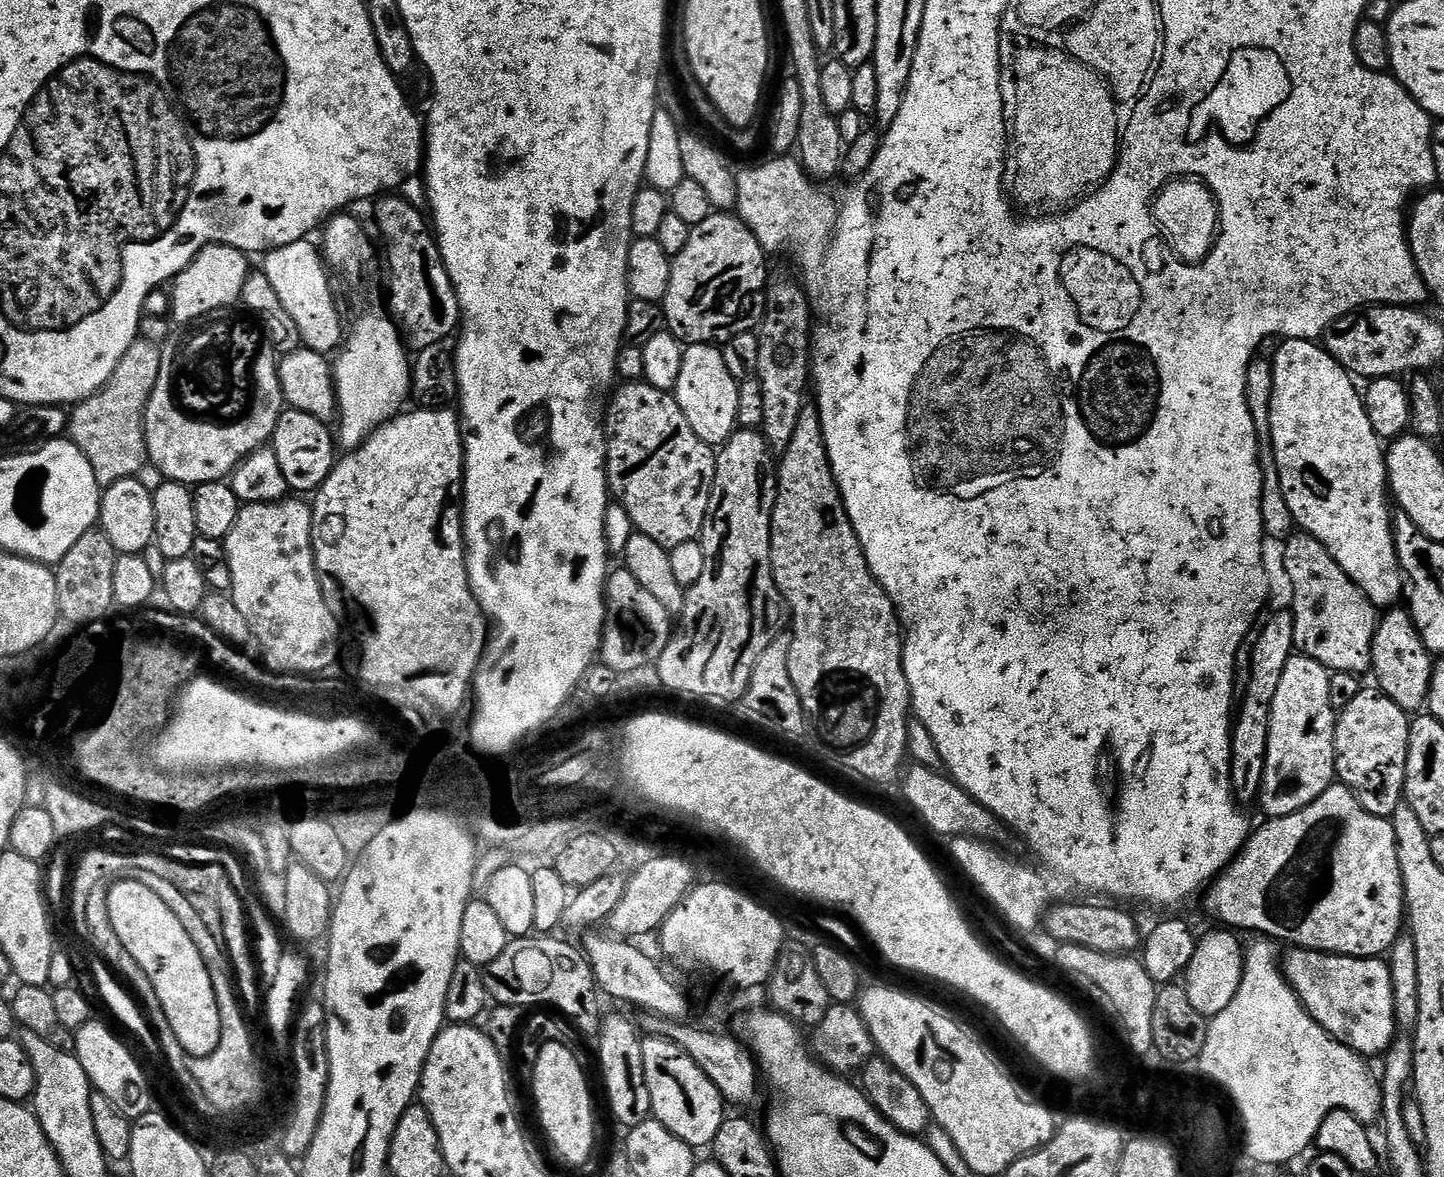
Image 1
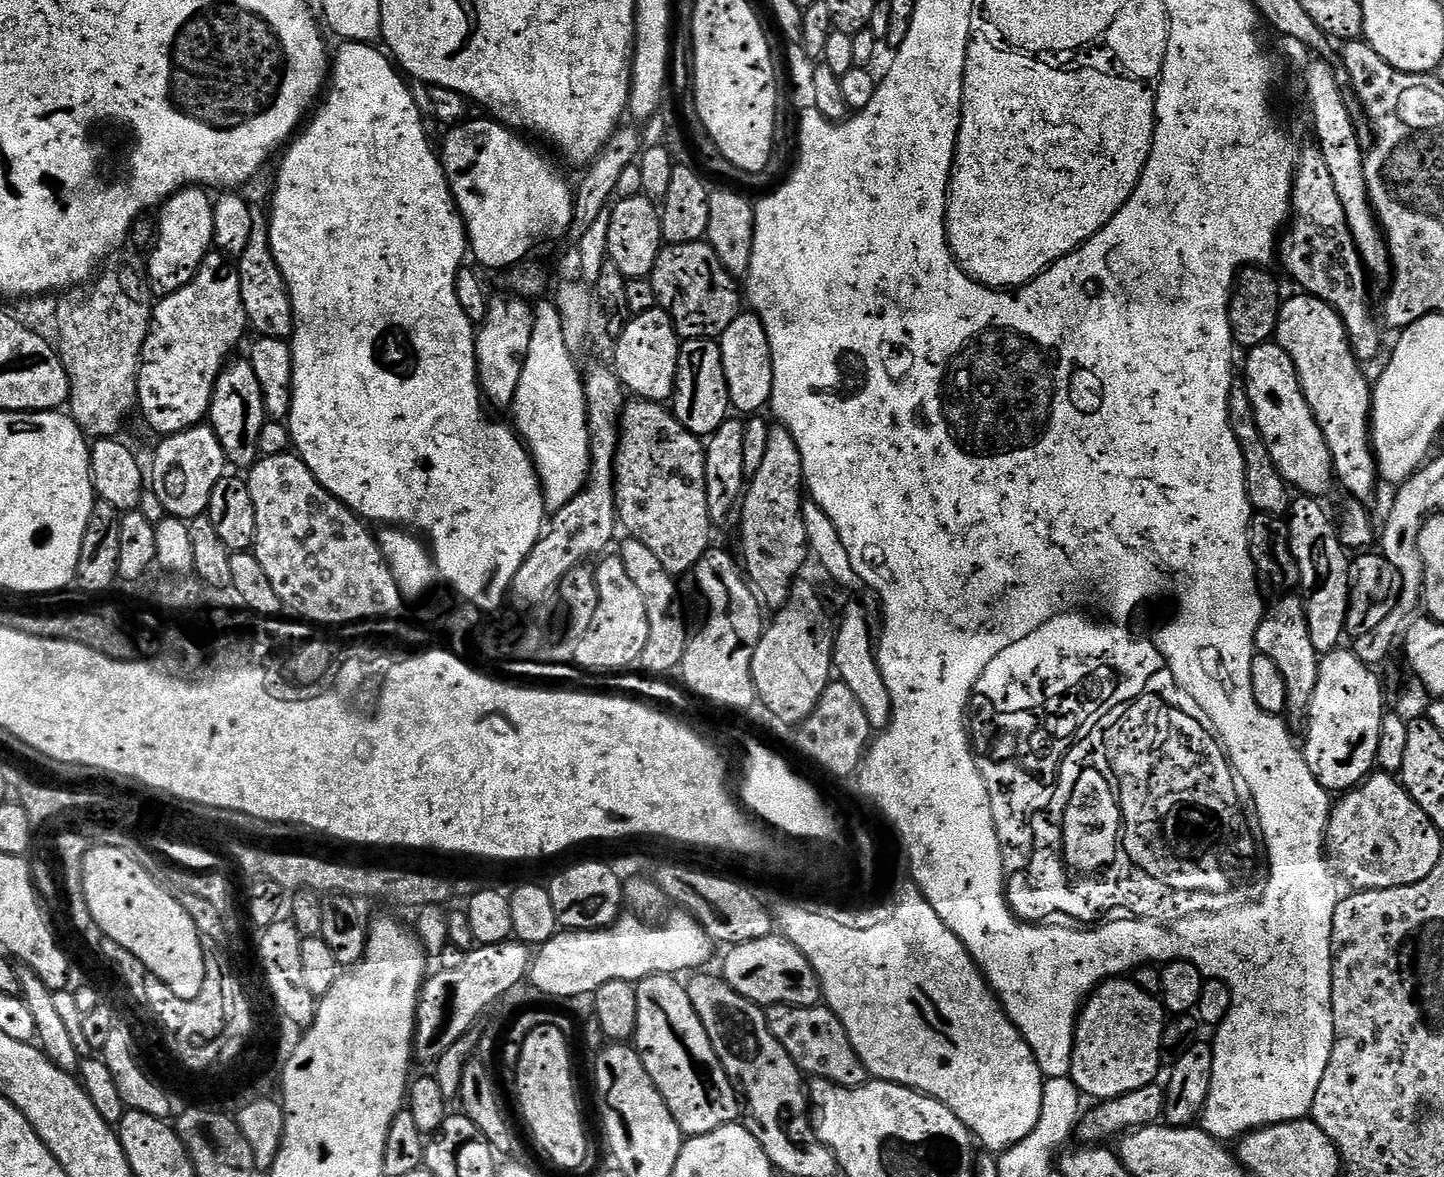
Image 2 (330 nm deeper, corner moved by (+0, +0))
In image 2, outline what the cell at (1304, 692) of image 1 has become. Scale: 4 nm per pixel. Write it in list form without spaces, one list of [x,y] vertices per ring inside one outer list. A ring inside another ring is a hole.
[[[1288,596],[1280,600],[1276,605],[1269,607],[1264,613],[1256,631],[1256,651],[1266,658],[1274,658],[1278,670],[1286,678],[1288,690],[1289,713],[1303,717],[1308,710],[1308,704],[1312,701],[1314,688],[1318,682],[1318,670],[1322,659],[1321,653],[1317,652],[1310,634],[1308,625],[1308,609],[1305,601],[1296,596]]]

